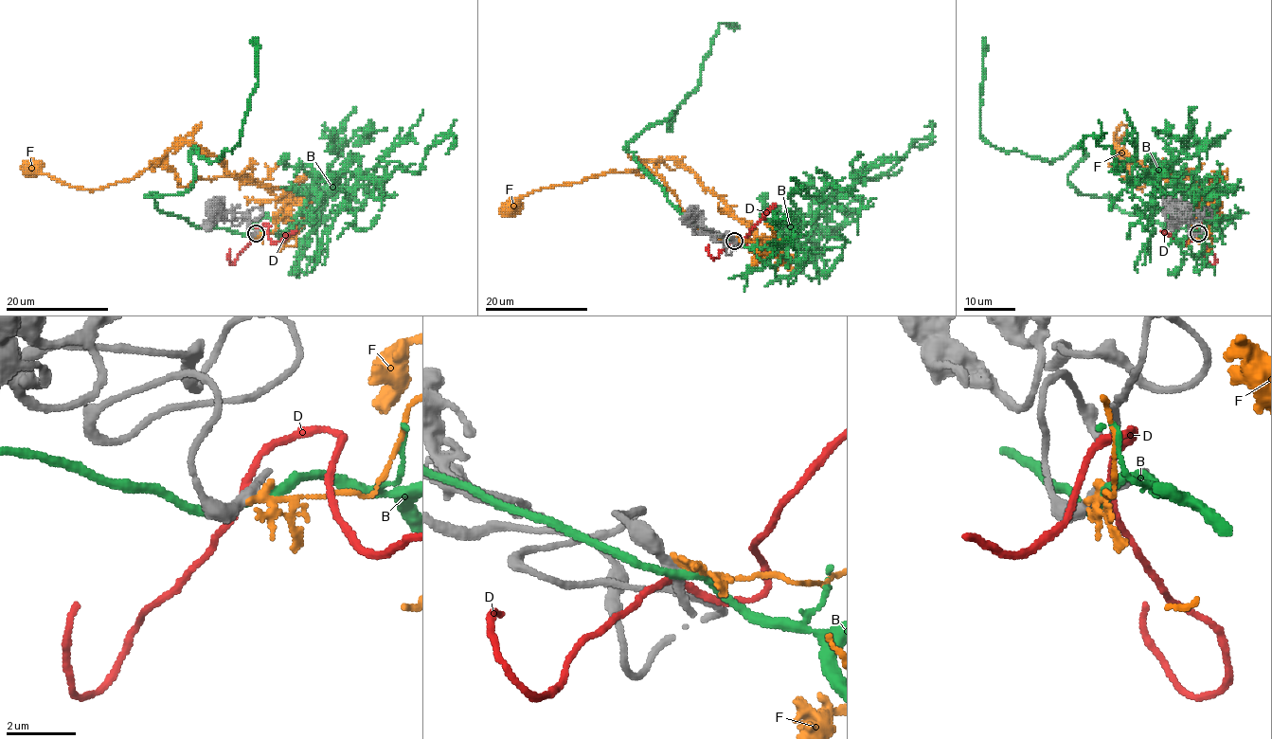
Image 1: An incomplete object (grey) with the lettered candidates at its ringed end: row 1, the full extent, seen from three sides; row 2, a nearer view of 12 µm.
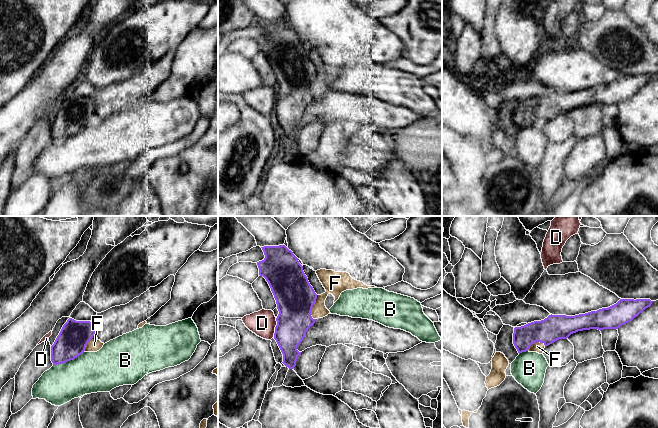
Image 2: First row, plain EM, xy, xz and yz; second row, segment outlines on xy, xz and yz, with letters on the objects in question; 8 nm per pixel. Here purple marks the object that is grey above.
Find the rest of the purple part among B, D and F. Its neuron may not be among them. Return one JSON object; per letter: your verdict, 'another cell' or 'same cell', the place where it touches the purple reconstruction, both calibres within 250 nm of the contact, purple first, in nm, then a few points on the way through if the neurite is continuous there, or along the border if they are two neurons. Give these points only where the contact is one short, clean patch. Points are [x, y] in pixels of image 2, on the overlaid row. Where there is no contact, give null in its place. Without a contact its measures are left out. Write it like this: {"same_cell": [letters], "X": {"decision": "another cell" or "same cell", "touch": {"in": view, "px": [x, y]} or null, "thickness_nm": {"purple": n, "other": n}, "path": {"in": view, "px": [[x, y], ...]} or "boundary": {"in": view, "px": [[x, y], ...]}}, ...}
{"same_cell": ["D"], "B": {"decision": "another cell", "touch": {"in": "xy", "px": [68, 360]}, "thickness_nm": {"purple": 240, "other": 340}}, "D": {"decision": "same cell", "touch": {"in": "xz", "px": [275, 327]}, "thickness_nm": {"purple": 280, "other": 200}, "path": {"in": "xz", "px": [[294, 303], [293, 309], [275, 327], [262, 323]]}}, "F": {"decision": "another cell", "touch": {"in": "xz", "px": [312, 306]}, "thickness_nm": {"purple": 320, "other": 160}}}

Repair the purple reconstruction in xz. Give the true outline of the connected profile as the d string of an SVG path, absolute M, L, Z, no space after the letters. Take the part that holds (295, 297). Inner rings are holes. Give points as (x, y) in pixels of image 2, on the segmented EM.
M285 245L261 247L265 258L257 262L259 275L268 282L276 300L278 316L272 310L262 309L242 318L245 326L257 336L271 340L274 338L283 354L283 364L289 369L296 366L298 356L301 354L297 346L303 341L308 329L313 326L316 319L311 316L312 307L316 302L317 294L310 285L303 266L298 258Z

